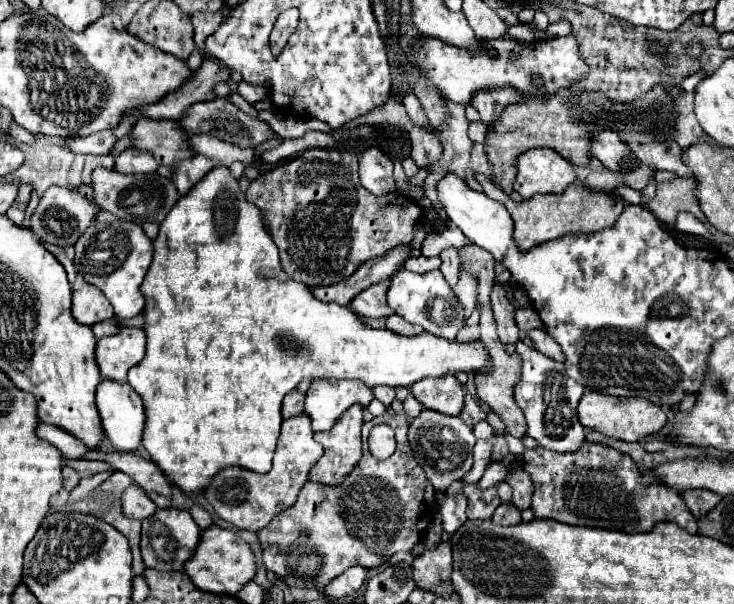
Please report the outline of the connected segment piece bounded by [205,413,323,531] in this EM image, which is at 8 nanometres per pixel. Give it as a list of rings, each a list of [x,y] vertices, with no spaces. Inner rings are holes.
[[[305,413],[285,419],[281,425],[281,435],[277,441],[273,467],[269,475],[259,475],[241,467],[227,467],[211,477],[211,487],[205,489],[205,499],[211,503],[215,513],[237,529],[259,531],[263,529],[273,515],[291,507],[307,481],[311,465],[323,455],[323,447],[315,441],[311,431],[311,421]]]

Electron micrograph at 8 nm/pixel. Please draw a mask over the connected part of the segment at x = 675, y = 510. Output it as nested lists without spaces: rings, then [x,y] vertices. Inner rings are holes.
[[[583,441],[579,451],[569,451],[567,455],[543,447],[525,449],[521,455],[521,467],[529,473],[535,485],[531,503],[535,519],[619,529],[625,533],[641,533],[649,531],[657,521],[673,521],[689,533],[697,533],[697,521],[677,491],[671,491],[659,481],[645,485],[637,463],[629,455],[603,443]]]

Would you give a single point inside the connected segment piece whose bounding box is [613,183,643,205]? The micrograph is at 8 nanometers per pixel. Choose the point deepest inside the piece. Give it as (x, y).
(628, 193)

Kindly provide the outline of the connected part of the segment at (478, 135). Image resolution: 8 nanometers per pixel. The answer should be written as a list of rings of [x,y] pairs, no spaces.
[[[473,121],[471,125],[469,125],[469,139],[473,141],[473,143],[483,143],[485,141],[485,123],[479,123],[479,121]]]

